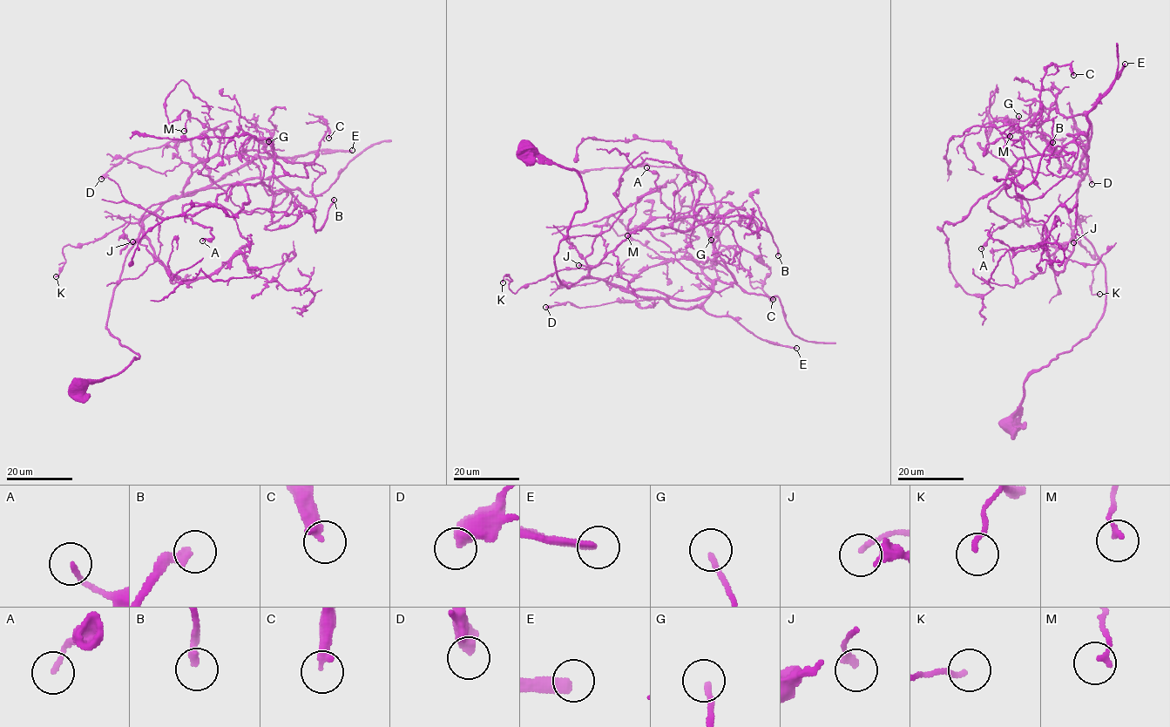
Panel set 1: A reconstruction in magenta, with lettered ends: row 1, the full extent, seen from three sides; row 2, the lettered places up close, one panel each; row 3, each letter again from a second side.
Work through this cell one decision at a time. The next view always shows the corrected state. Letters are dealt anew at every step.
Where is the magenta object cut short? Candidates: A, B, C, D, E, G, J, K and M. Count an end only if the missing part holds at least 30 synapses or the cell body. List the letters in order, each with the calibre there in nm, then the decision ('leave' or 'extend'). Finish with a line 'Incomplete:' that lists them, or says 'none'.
A: 160 nm | leave
B: 300 nm | leave
C: 360 nm | leave
D: 500 nm | leave
E: 320 nm | leave
G: 180 nm | leave
J: 200 nm | leave
K: 170 nm | leave
M: 180 nm | leave
Incomplete: none

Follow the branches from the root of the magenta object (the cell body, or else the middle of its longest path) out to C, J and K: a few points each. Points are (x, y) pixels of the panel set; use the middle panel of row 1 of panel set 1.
C: (528, 149), (586, 193), (566, 288), (693, 308), (738, 246), (773, 299)
J: (528, 149), (581, 180), (587, 203), (555, 255), (560, 283), (569, 288), (587, 275), (588, 266), (578, 265)
K: (528, 149), (581, 180), (587, 203), (554, 266), (567, 288), (588, 274), (557, 270), (515, 292), (503, 282)

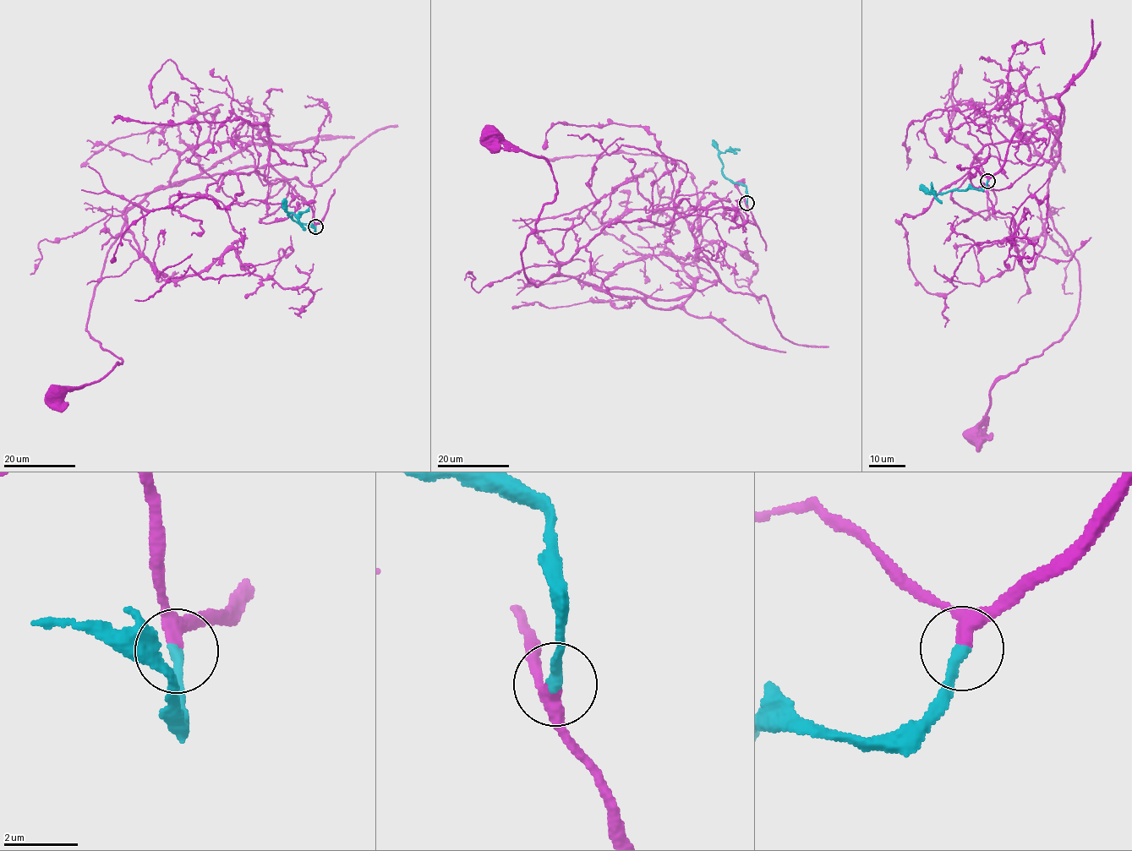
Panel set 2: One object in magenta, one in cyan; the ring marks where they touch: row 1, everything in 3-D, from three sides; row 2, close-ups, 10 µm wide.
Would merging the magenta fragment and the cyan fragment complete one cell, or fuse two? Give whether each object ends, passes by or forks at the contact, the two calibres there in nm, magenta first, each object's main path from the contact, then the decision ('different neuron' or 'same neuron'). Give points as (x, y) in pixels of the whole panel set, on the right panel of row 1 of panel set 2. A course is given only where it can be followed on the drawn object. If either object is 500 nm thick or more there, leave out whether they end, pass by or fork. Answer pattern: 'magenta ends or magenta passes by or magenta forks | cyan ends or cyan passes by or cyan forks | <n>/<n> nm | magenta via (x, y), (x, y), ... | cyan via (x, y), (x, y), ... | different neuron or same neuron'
magenta passes by | cyan ends | 320/320 nm | magenta via (987, 180), (965, 169), (1012, 215), (1023, 267), (1049, 217), (1080, 285), (1070, 328), (1002, 376), (975, 437) | cyan via (987, 180), (983, 188), (935, 193), (935, 198), (942, 202) | same neuron

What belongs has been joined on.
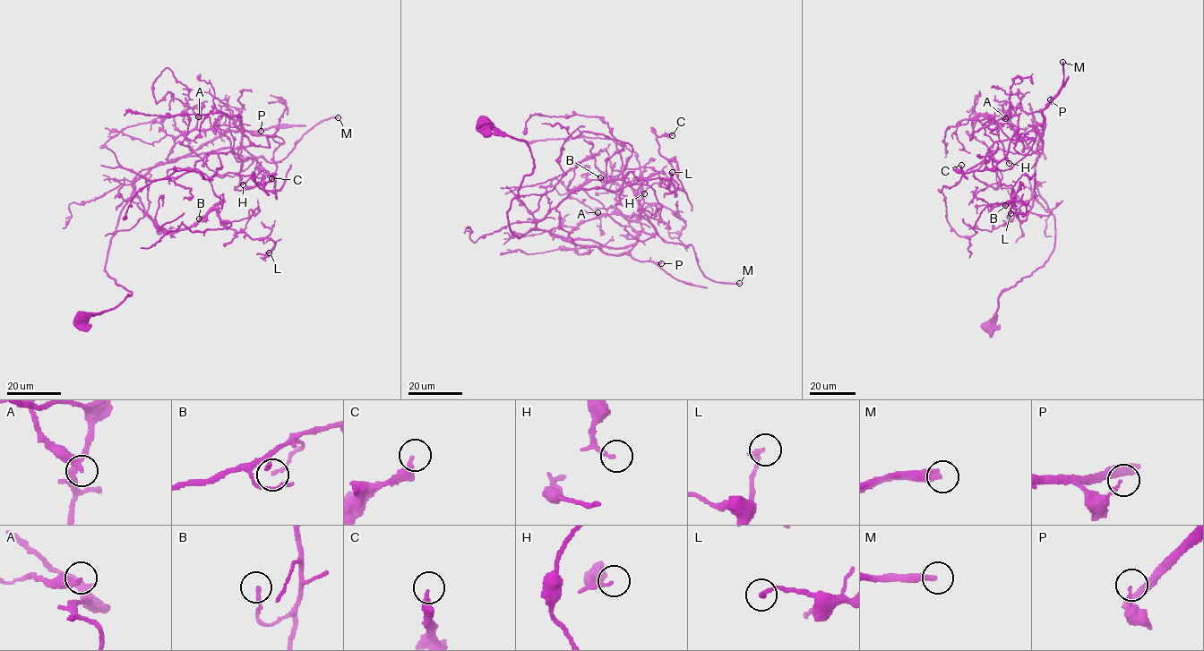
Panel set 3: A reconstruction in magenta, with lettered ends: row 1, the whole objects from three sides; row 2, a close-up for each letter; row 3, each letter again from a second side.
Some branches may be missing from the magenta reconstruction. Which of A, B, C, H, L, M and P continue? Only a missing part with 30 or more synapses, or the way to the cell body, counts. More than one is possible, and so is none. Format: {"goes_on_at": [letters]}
{"goes_on_at": ["A", "M"]}

